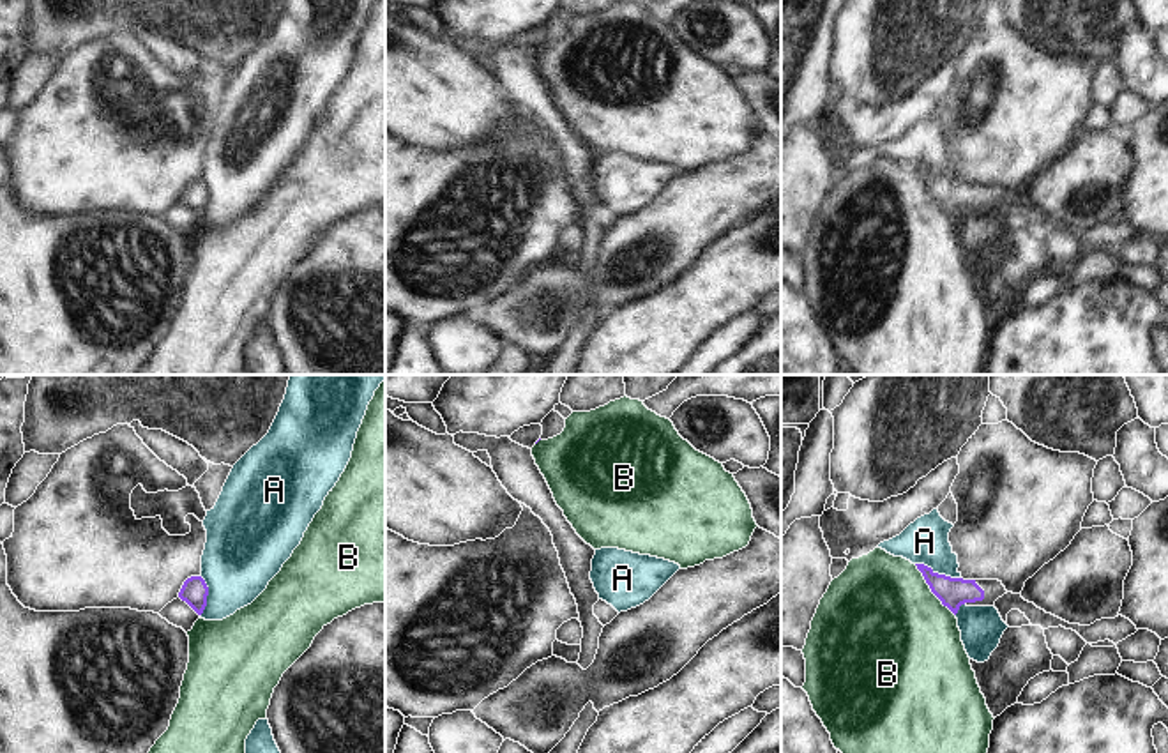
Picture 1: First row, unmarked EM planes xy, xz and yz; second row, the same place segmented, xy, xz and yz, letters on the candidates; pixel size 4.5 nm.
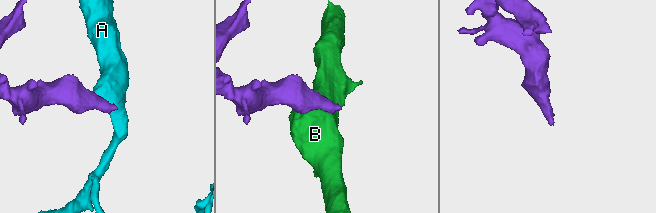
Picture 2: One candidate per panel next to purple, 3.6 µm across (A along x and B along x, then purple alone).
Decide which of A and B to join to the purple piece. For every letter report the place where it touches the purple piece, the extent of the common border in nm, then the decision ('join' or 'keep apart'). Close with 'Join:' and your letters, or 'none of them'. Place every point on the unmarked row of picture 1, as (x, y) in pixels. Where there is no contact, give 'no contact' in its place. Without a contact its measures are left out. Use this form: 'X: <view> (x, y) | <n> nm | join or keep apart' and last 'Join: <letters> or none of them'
A: yz (937, 177) | 220 nm | keep apart
B: yz (932, 195) | 300 nm | keep apart
Join: none of them

